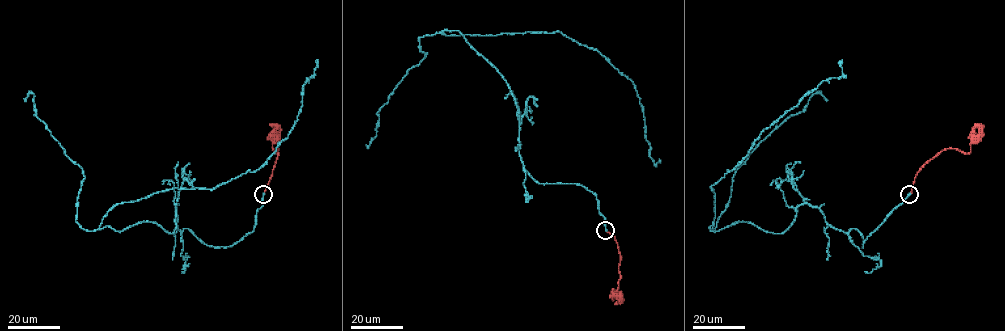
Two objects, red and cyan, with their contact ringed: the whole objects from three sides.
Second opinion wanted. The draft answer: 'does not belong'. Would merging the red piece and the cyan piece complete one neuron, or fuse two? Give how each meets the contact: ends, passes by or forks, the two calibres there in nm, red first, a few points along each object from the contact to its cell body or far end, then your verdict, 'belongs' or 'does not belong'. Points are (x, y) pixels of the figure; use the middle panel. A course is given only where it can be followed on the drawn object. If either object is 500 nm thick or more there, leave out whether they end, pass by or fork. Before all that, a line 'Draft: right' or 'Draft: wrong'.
Draft: right
red ends there; cyan ends there; 240 nm thick on the red side, 200 nm on the other; red runs (606, 230), (614, 237), (620, 255), (620, 277), (614, 291), (617, 295); cyan runs (606, 230), (594, 194), (526, 171), (506, 81), (443, 31), (557, 31), (598, 51), (634, 85), (660, 162); does not belong

